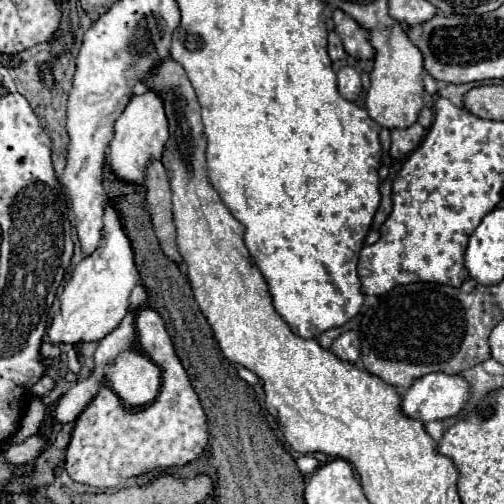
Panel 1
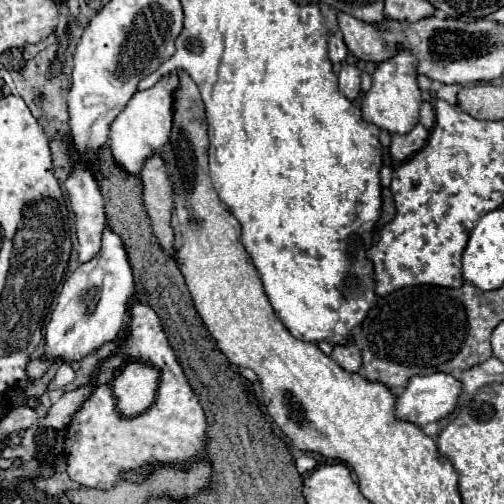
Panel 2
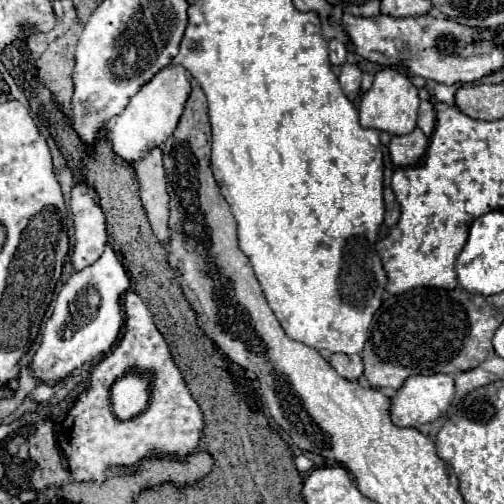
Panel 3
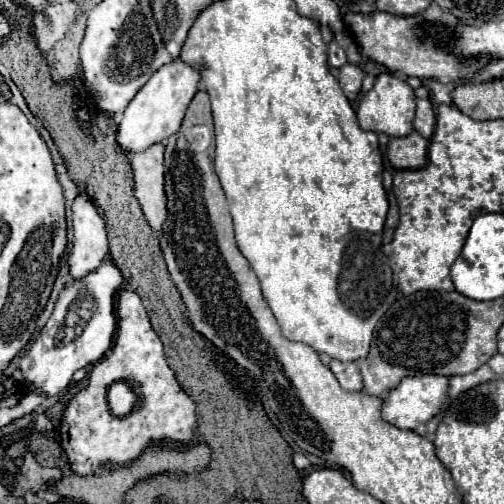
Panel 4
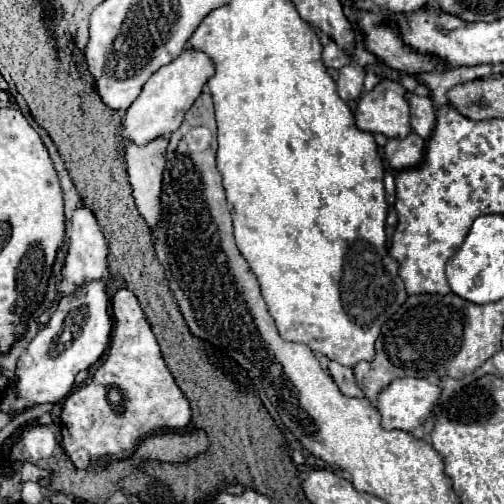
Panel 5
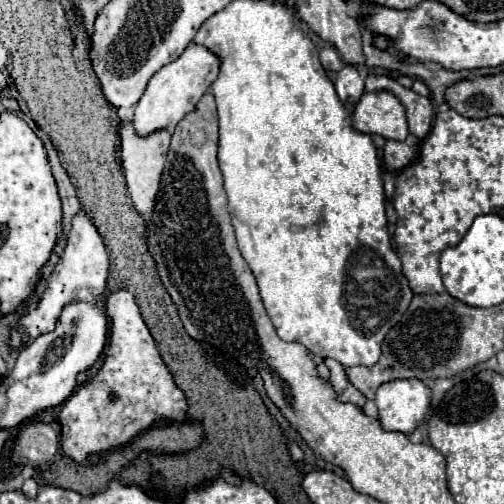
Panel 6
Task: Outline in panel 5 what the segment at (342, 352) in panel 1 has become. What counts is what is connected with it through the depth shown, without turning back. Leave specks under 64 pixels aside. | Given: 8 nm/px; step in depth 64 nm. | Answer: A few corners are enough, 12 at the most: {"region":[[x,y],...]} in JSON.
{"region":[[330,362],[334,382],[346,396],[364,398],[350,366]]}

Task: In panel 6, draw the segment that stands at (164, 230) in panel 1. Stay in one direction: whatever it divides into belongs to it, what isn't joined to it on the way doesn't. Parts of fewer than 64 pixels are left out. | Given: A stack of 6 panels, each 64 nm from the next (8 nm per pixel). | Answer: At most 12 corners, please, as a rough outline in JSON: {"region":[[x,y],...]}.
{"region":[[120,126],[122,168],[136,210],[150,220],[170,134]]}

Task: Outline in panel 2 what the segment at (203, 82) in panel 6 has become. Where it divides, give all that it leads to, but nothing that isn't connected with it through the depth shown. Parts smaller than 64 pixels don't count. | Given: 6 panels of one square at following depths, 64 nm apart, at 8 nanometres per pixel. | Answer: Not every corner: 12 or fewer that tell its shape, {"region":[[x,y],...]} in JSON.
{"region":[[176,72],[136,92],[110,126],[110,150],[138,176],[172,130]]}

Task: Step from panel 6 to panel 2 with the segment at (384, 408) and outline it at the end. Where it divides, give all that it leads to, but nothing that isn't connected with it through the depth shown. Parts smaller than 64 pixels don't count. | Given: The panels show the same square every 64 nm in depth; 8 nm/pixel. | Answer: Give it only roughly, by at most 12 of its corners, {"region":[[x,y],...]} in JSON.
{"region":[[452,374],[414,376],[396,418],[416,426],[456,410],[462,382]]}

